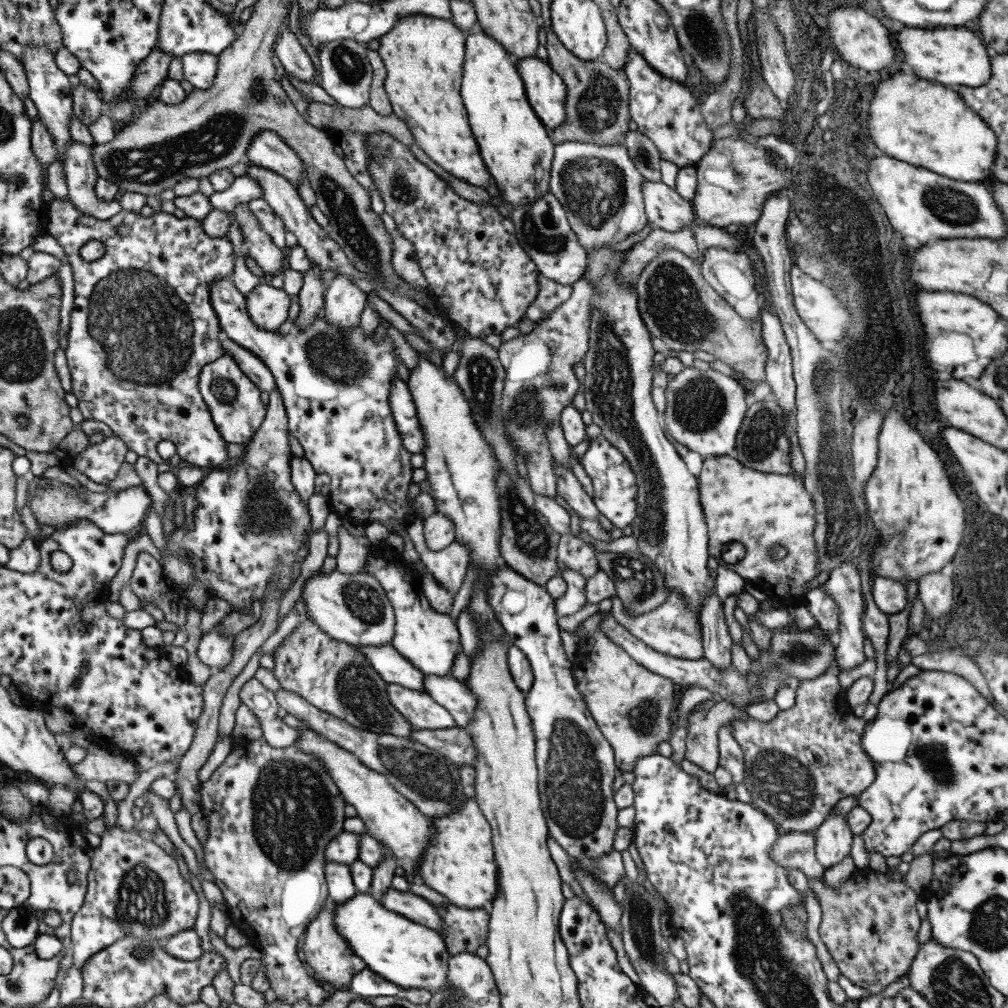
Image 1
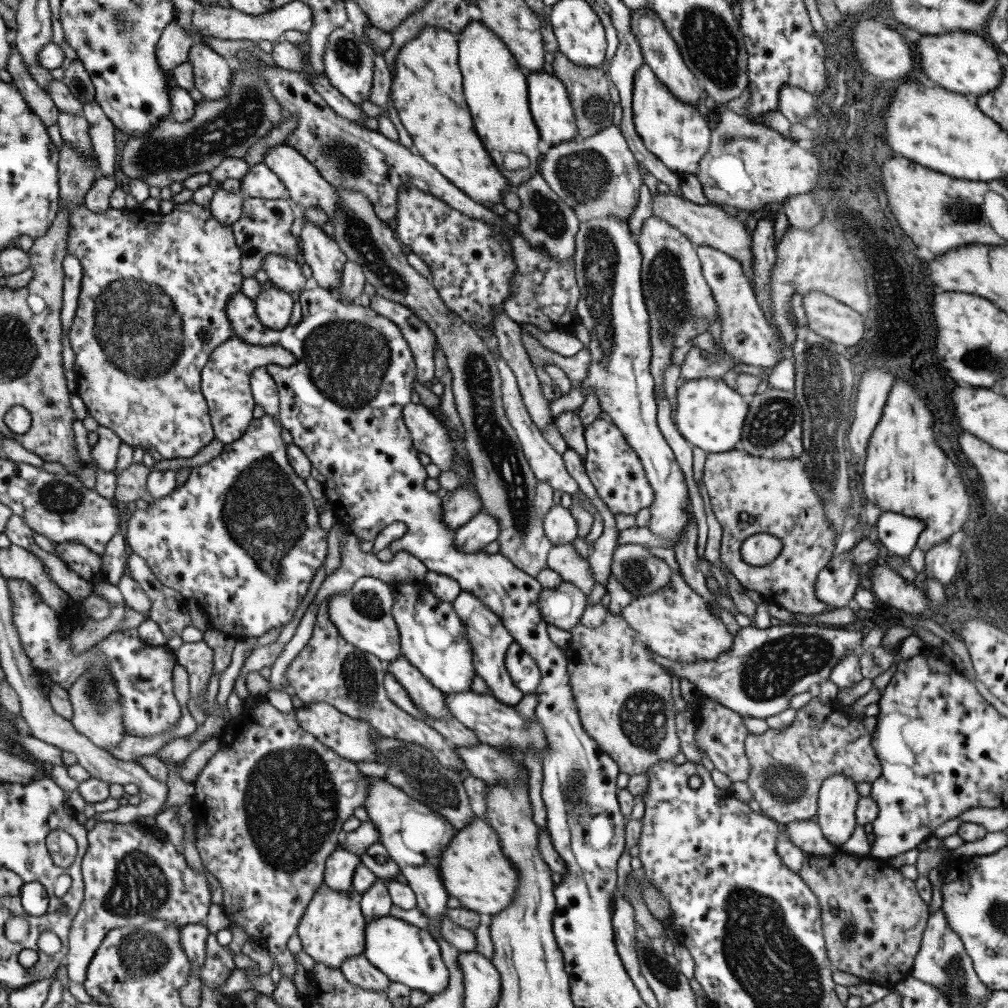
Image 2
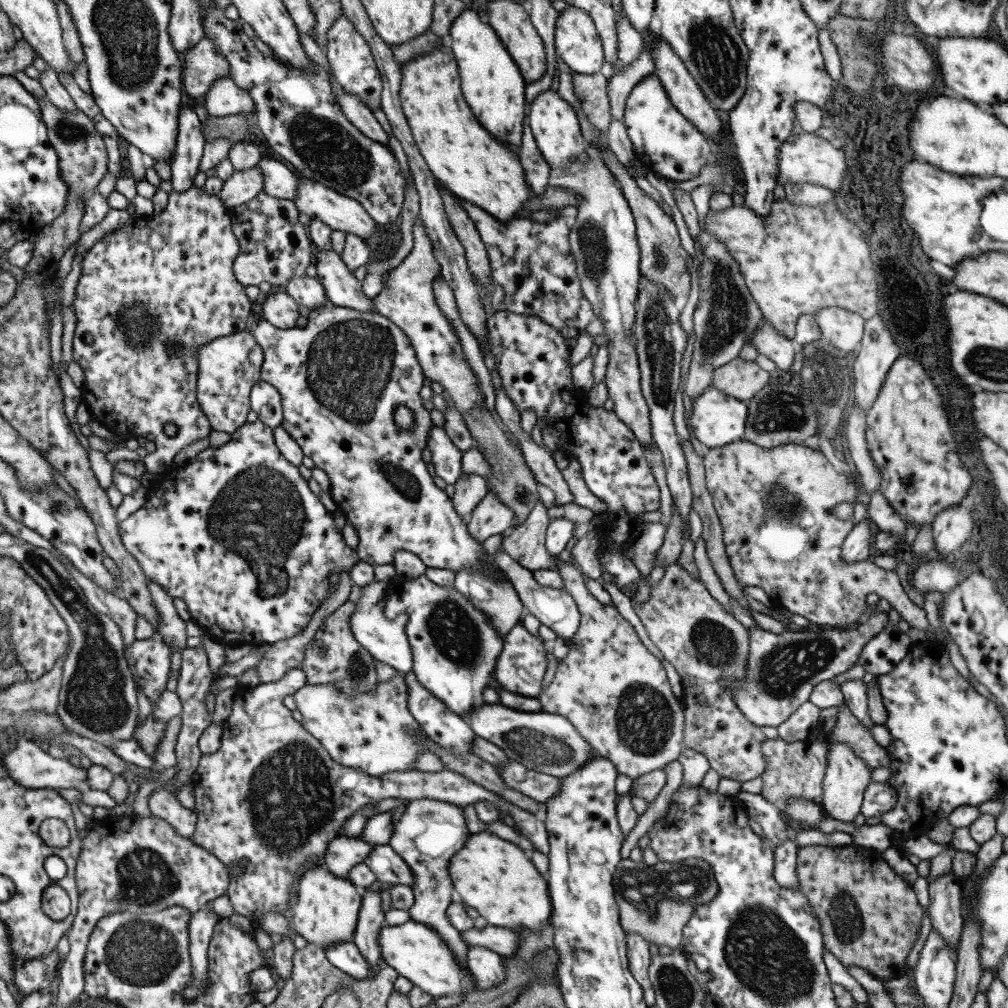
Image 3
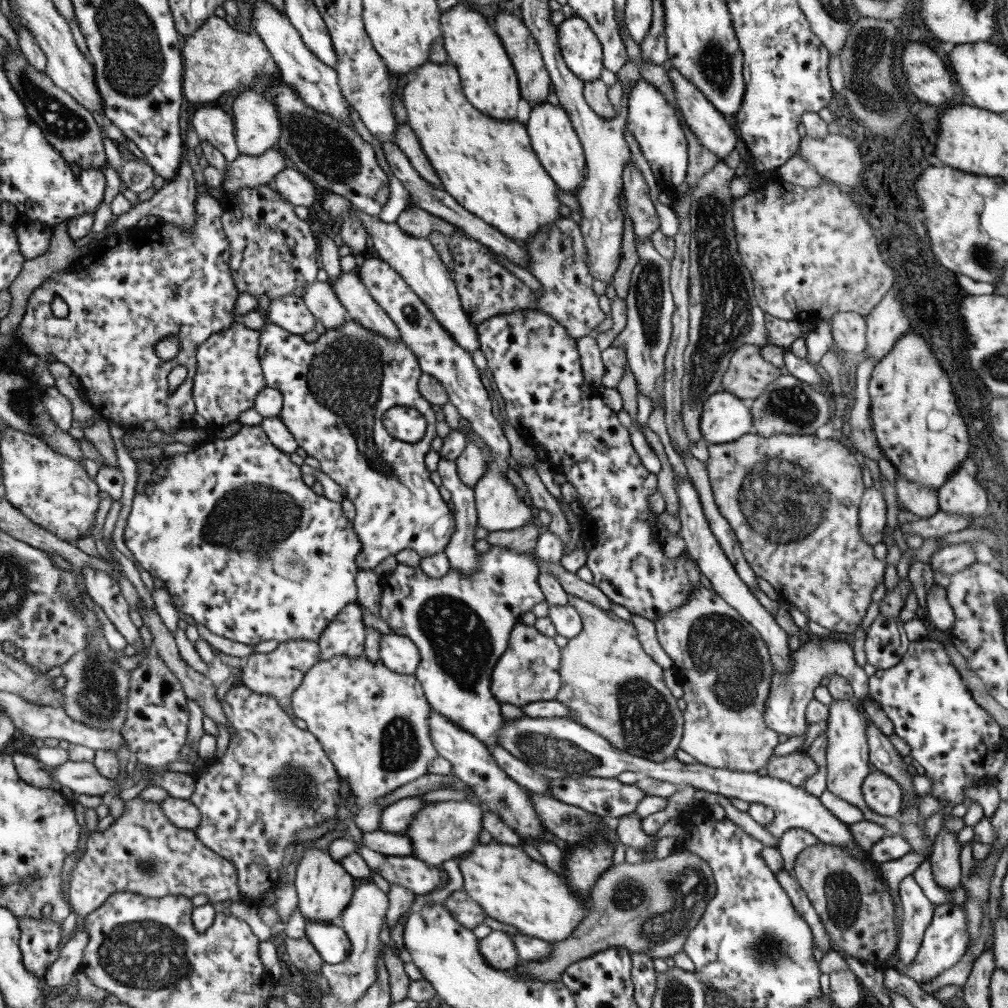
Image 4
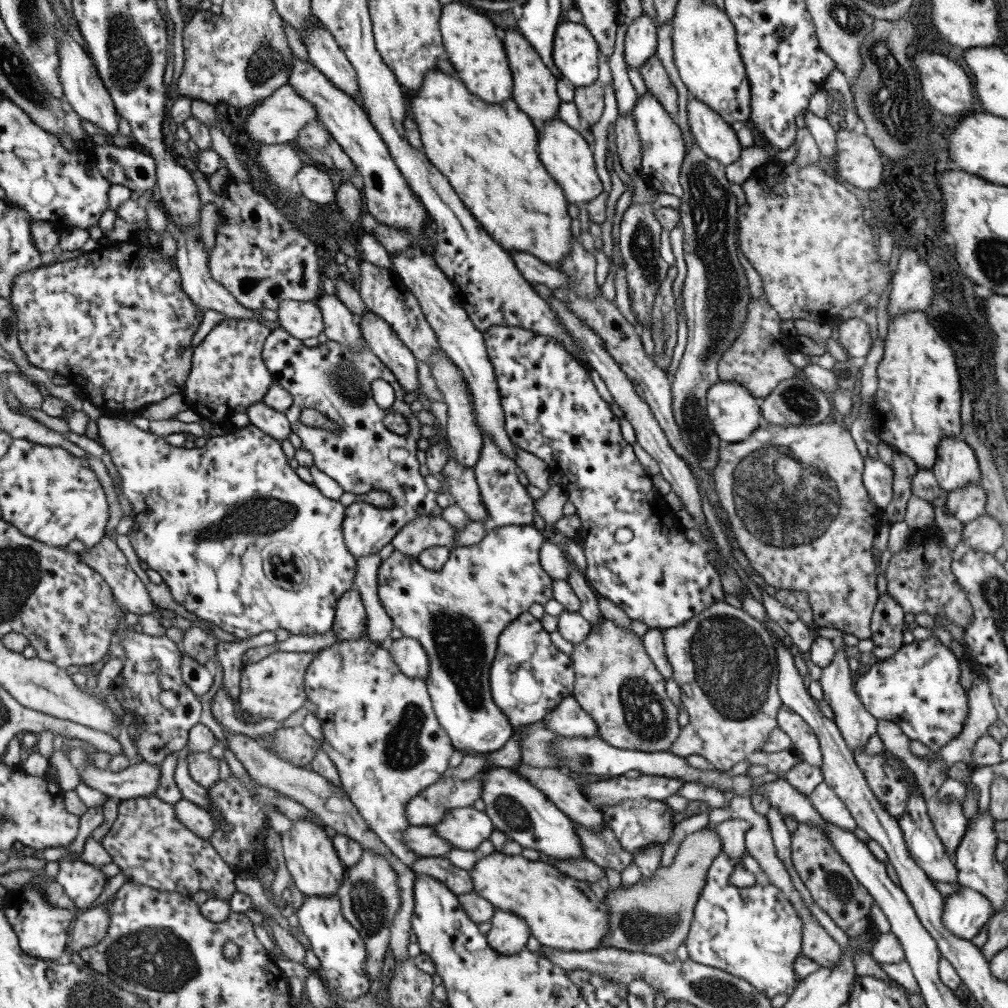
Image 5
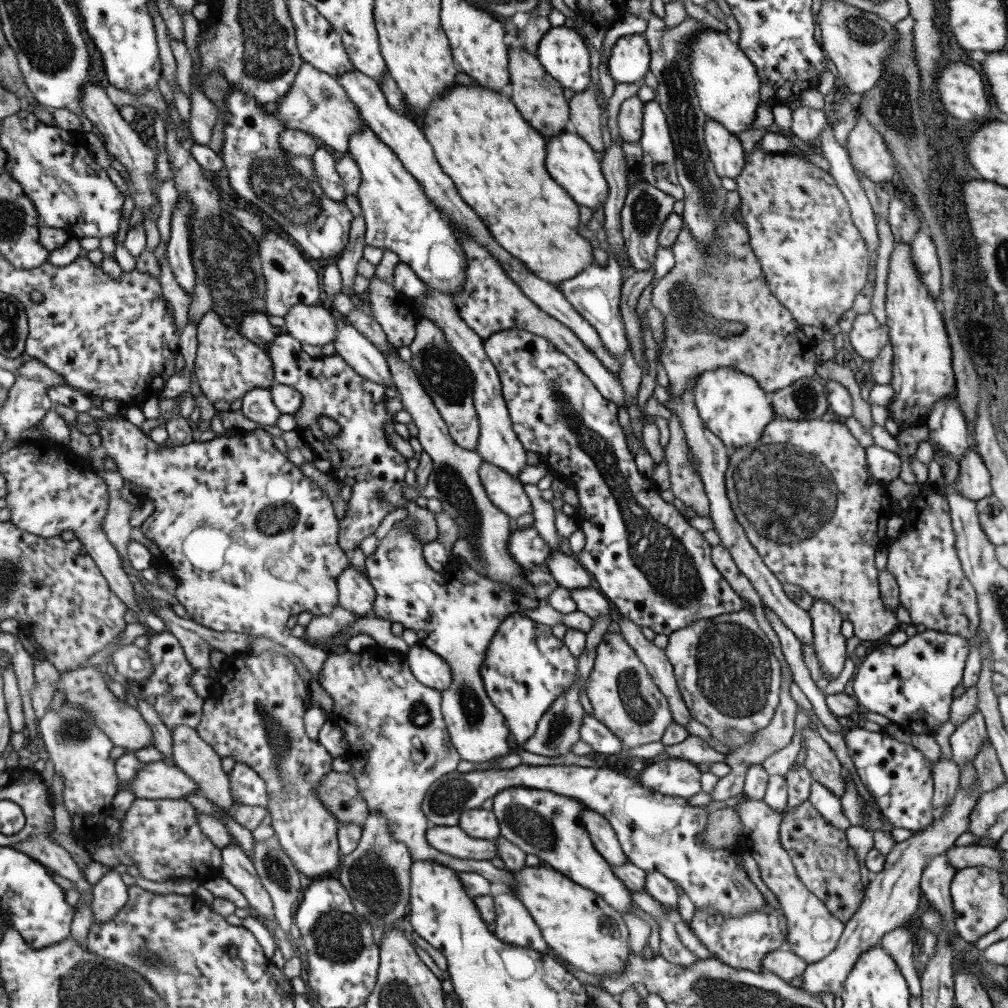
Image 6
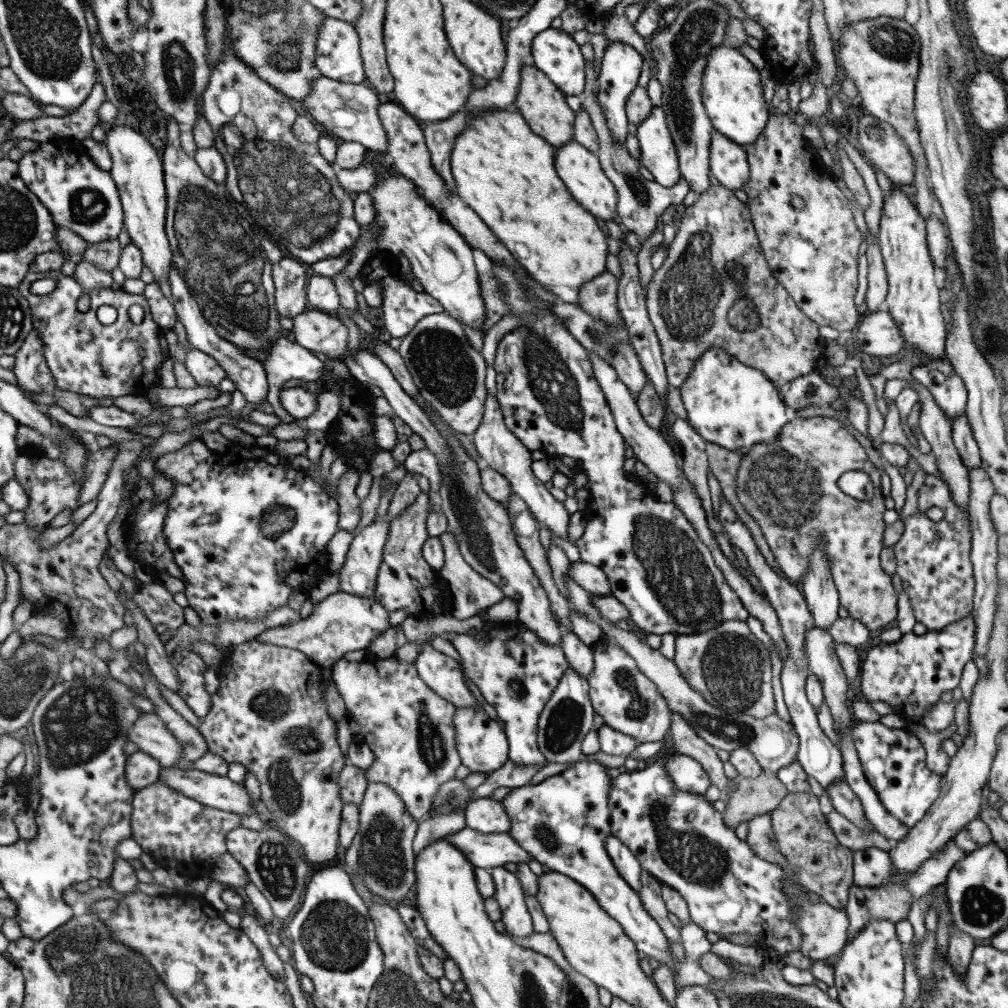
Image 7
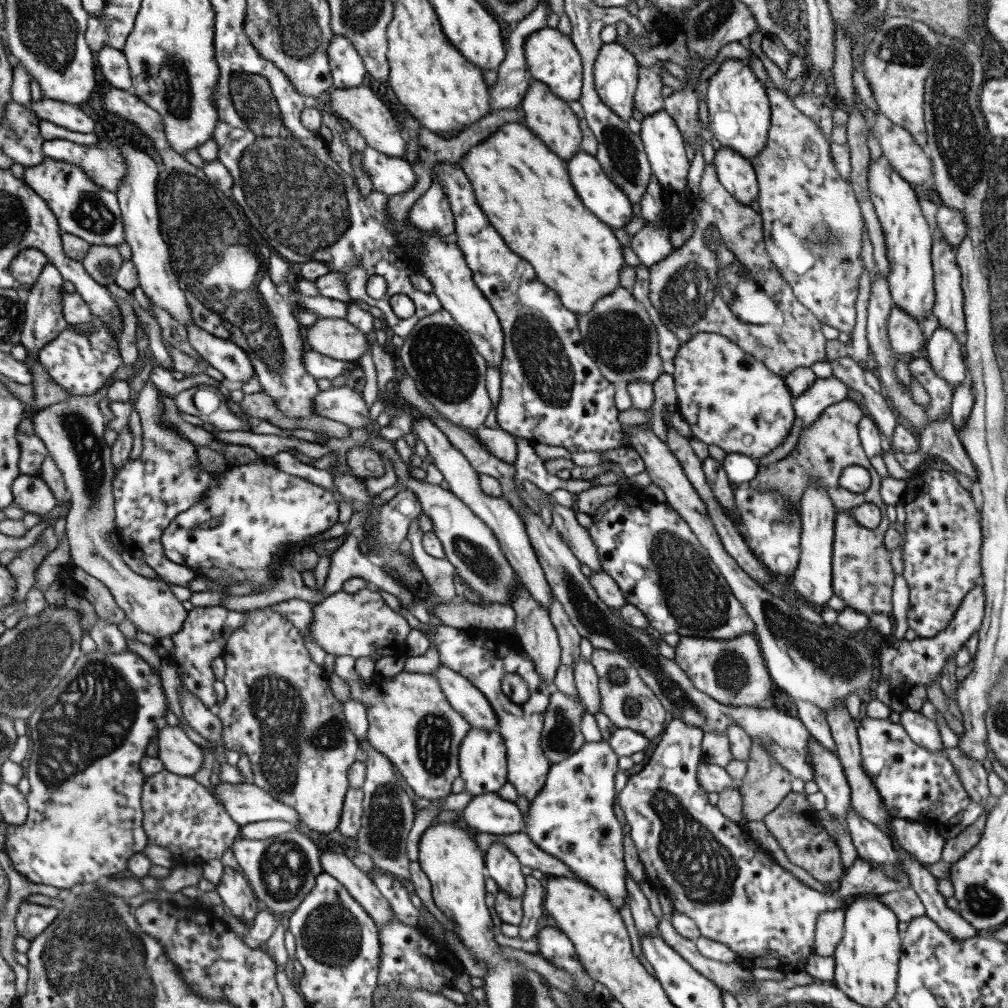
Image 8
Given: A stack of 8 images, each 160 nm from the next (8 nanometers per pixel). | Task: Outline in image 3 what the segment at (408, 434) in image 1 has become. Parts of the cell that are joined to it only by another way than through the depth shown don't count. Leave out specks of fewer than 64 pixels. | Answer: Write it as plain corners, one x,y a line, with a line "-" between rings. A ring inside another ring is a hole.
433,424
430,426
426,438
426,447
431,456
430,462
434,468
434,476
439,476
446,484
453,485
461,474
460,458
462,452
455,448
442,427

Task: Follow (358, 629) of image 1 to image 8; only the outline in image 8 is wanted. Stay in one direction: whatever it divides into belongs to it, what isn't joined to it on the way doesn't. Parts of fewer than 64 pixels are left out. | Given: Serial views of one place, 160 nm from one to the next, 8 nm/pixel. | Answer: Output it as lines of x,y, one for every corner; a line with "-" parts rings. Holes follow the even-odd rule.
439,664
432,675
449,706
458,712
470,727
497,730
497,719
487,699
466,678

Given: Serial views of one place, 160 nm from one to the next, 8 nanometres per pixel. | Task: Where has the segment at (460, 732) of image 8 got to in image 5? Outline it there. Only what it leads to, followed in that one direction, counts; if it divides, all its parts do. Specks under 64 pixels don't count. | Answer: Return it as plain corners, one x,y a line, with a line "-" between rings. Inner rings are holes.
364,639
357,640
343,640
331,644
325,650
321,650
313,661
309,663
304,674
304,691
306,694
306,700
311,702
315,706
315,716
319,723
319,728
323,739
319,741
320,749
330,758
335,770
337,771
340,786
344,792
347,793
349,801
355,804
355,809
359,813
359,816
363,819
363,822
372,830
379,840
403,863
410,866
410,862
415,862
419,857
416,856
412,850
404,847
404,836
402,832
408,828
410,824
406,821
404,815
404,808
408,805
409,800
419,794
423,789
427,788
430,784
435,783
442,774
448,769
449,757
453,754
455,749
450,743
447,733
440,727
434,715
432,704
429,695
426,691
426,686
421,679
412,679
397,669
397,665
393,663
393,659
389,657
389,652
385,650
384,646
376,646
371,641

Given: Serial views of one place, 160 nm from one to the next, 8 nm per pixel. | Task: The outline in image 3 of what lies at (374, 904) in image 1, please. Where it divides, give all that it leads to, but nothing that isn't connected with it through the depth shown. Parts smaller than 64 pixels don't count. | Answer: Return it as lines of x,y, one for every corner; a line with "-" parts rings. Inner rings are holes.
410,919
399,926
384,924
378,932
377,942
380,960
396,970
396,973
407,978
412,986
417,986
423,992
434,998
445,998
451,995
465,995
475,990
474,980
468,974
466,966
460,968
454,954
444,944
436,930
422,922

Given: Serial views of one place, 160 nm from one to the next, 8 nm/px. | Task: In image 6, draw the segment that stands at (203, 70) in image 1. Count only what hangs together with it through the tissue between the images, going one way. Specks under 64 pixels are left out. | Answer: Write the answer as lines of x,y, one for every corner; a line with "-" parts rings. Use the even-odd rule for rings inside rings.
303,61
292,86
289,86
283,98
274,103
275,115
285,129
302,130
319,138
331,150
344,154
348,147
348,136
365,125
365,121
359,115
359,109
355,109
344,90
333,75
315,70

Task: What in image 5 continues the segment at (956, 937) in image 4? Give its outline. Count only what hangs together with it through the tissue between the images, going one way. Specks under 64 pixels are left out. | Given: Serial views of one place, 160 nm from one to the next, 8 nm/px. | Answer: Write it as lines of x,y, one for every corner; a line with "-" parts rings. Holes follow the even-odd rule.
960,886
944,899
941,924
957,938
970,941
992,914
989,901
982,894

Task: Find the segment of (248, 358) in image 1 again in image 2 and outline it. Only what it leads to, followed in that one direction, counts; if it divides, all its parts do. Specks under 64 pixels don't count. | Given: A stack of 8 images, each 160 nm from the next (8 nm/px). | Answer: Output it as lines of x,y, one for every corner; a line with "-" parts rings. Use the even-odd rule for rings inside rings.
264,366
254,368
249,373
250,393
254,404
261,406
265,415
276,417
278,414
278,396
274,380

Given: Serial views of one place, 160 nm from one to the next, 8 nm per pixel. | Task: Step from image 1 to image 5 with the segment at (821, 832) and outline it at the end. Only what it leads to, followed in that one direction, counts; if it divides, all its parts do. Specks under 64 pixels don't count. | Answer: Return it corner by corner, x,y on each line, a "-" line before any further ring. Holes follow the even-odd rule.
841,638
831,639
835,647
835,655
829,665
821,669
818,683
821,686
823,700
828,704
832,712
832,721
839,729
840,734
846,742
849,752
852,753
858,746
864,746
867,740
876,733
877,719
865,710
858,699
854,686
851,685
851,672
848,670
847,658
851,654
849,648
842,642

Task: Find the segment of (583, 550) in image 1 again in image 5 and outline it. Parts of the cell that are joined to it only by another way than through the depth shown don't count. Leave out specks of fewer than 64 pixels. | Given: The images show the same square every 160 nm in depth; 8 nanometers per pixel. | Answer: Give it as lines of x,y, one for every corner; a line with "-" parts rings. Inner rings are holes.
601,619
596,627
590,627
589,634
580,643
572,645
568,657
575,674
571,696
590,716
598,736
609,746
648,753
669,751
681,729
676,720
677,709
665,695
665,680
647,657
641,641
631,629
621,628
607,619

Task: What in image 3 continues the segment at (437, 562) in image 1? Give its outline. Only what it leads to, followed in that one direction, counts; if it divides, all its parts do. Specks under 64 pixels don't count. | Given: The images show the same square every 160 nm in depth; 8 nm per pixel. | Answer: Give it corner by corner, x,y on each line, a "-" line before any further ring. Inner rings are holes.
490,487
465,519
469,537
478,543
496,534
502,536
515,522
513,511
499,502

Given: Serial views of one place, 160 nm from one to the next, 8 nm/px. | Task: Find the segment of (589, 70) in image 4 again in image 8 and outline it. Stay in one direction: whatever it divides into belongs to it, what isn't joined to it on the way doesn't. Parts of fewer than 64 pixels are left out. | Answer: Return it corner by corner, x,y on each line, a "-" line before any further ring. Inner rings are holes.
543,27
533,31
523,43
525,66
531,80
545,84
549,91
564,101
578,100
582,86
582,65
577,50
567,35
556,28

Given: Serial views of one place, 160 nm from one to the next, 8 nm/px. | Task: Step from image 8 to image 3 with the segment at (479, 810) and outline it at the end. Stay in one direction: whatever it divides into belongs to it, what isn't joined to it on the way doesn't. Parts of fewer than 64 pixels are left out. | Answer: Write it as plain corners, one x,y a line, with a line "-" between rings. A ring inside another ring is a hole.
430,799
404,801
388,810
392,822
392,833
388,845
411,869
413,882
413,904
408,908
409,916
415,922
422,922
436,930
448,949
454,954
460,968
466,966
467,949
461,941
460,932
449,924
445,911
451,901
452,882
448,875
448,860
464,845
470,832
467,830
459,806

